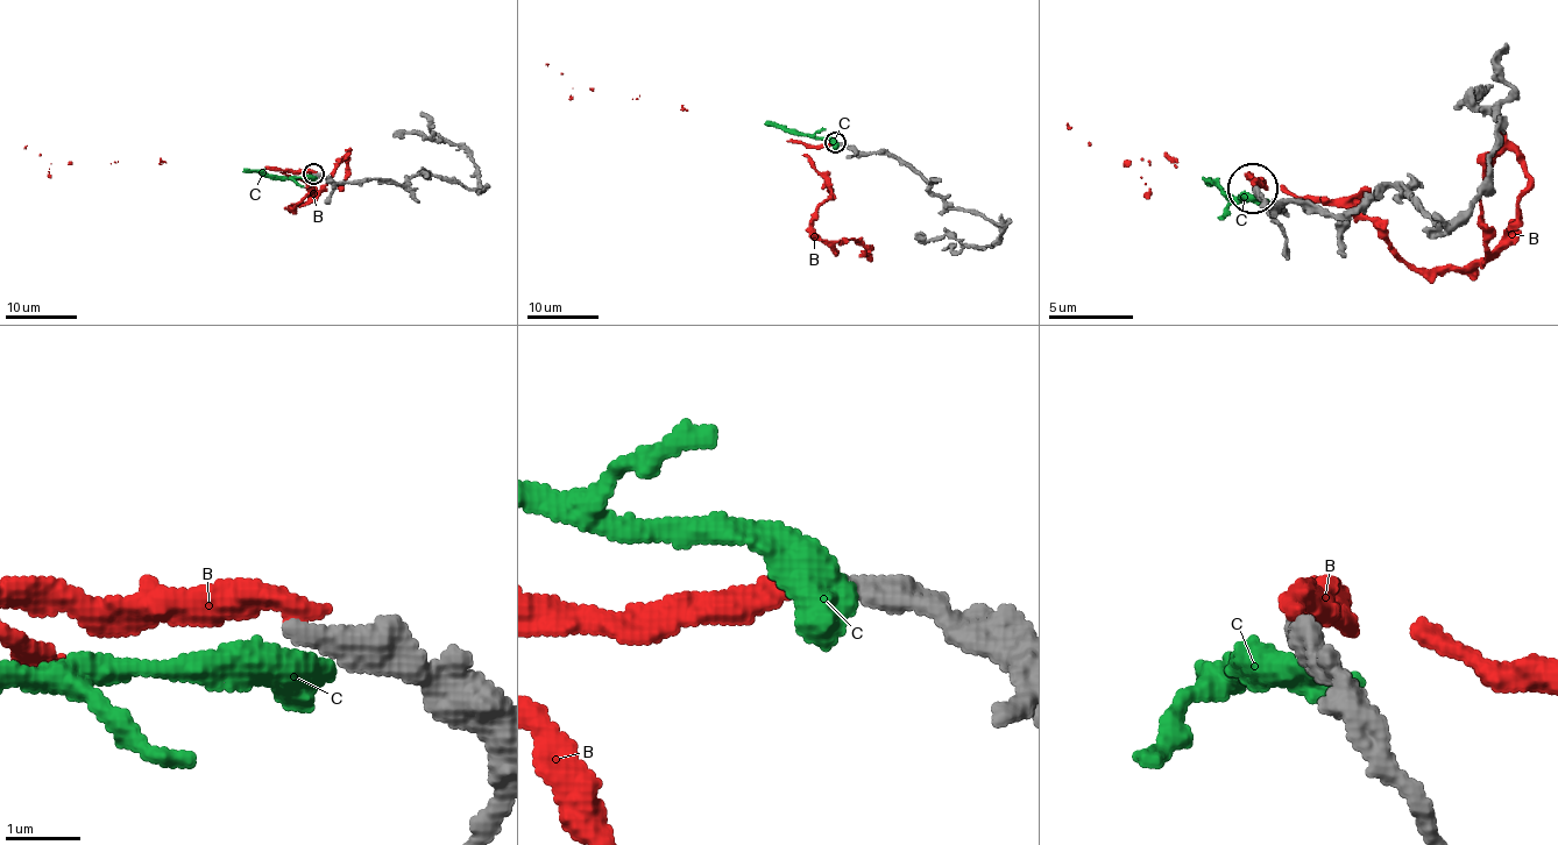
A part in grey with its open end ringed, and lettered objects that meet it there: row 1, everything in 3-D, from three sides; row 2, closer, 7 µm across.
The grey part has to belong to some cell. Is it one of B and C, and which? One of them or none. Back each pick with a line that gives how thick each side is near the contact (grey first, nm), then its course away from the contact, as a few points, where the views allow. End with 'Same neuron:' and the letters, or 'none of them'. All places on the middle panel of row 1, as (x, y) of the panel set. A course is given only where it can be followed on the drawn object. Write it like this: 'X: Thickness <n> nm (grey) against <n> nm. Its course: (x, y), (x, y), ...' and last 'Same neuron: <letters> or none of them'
B: Thickness 320 nm (grey) against 340 nm. Its course: (835, 142), (804, 146), (639, 96), (631, 99), (573, 89), (547, 63)
Same neuron: B

